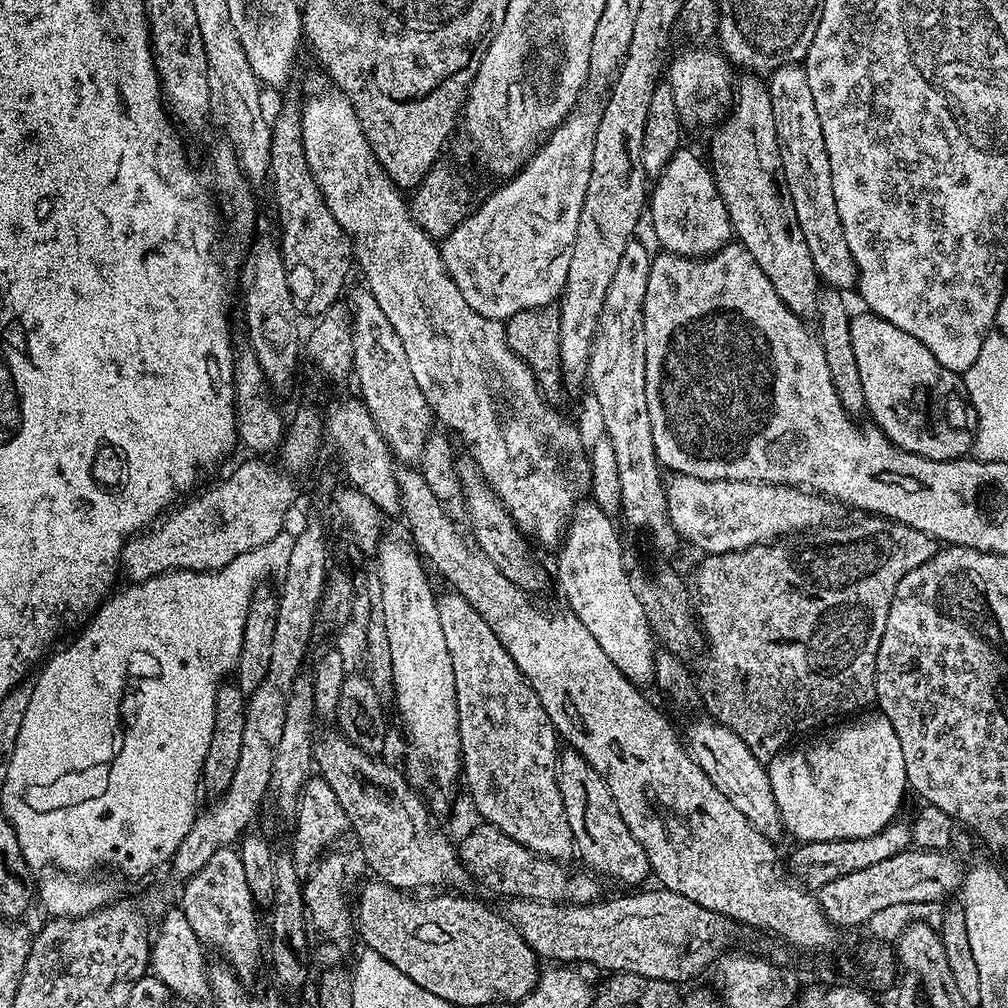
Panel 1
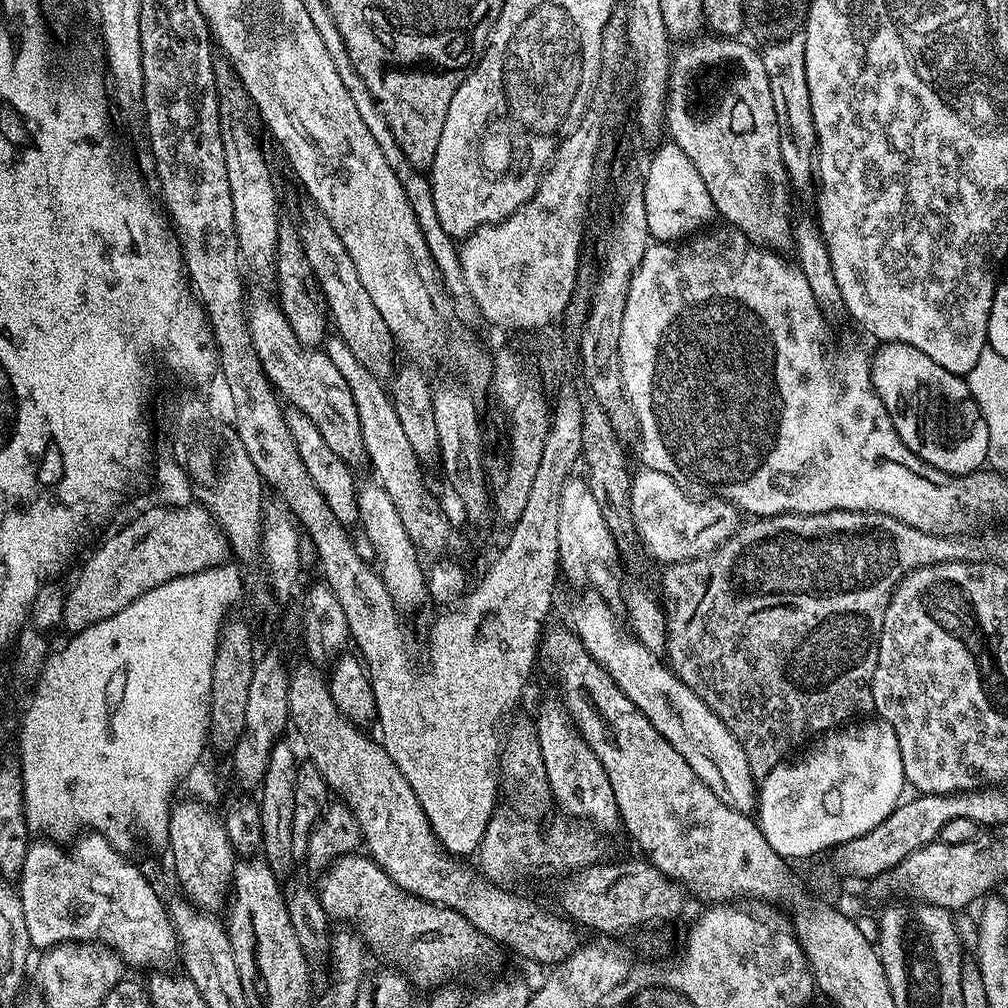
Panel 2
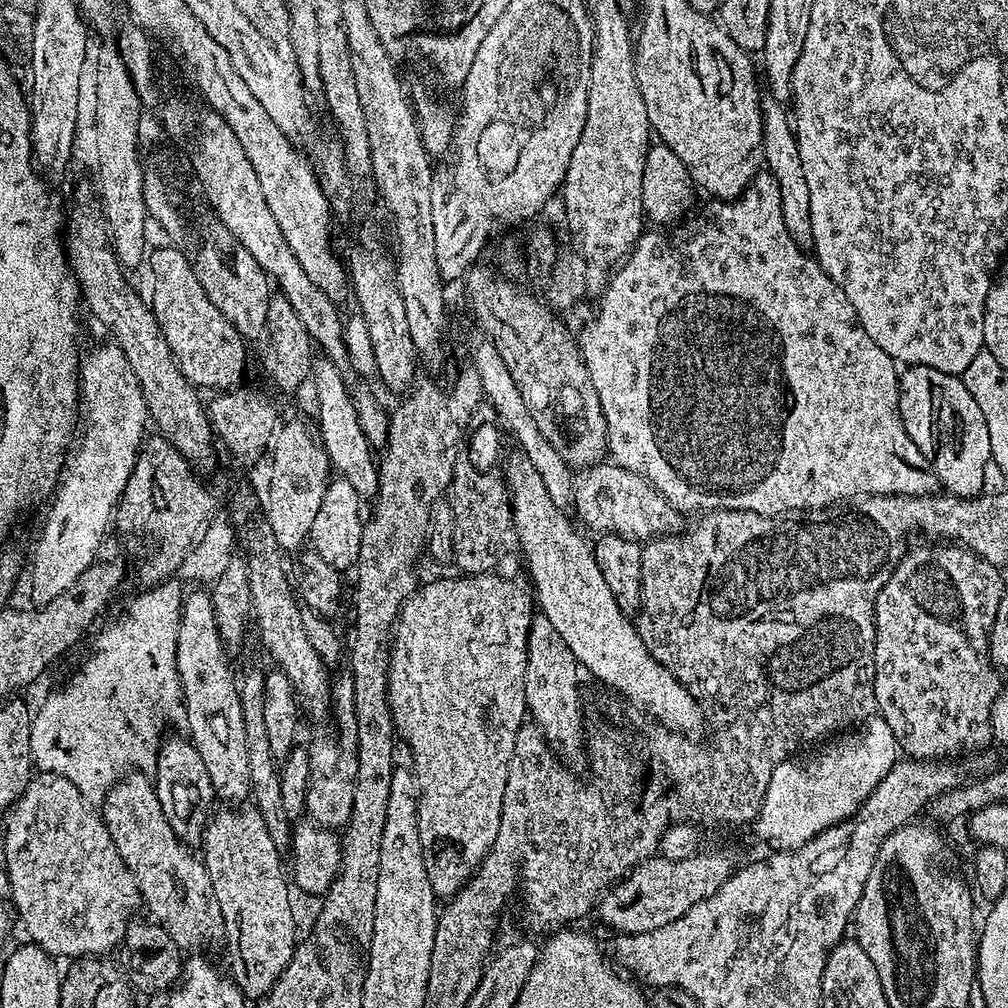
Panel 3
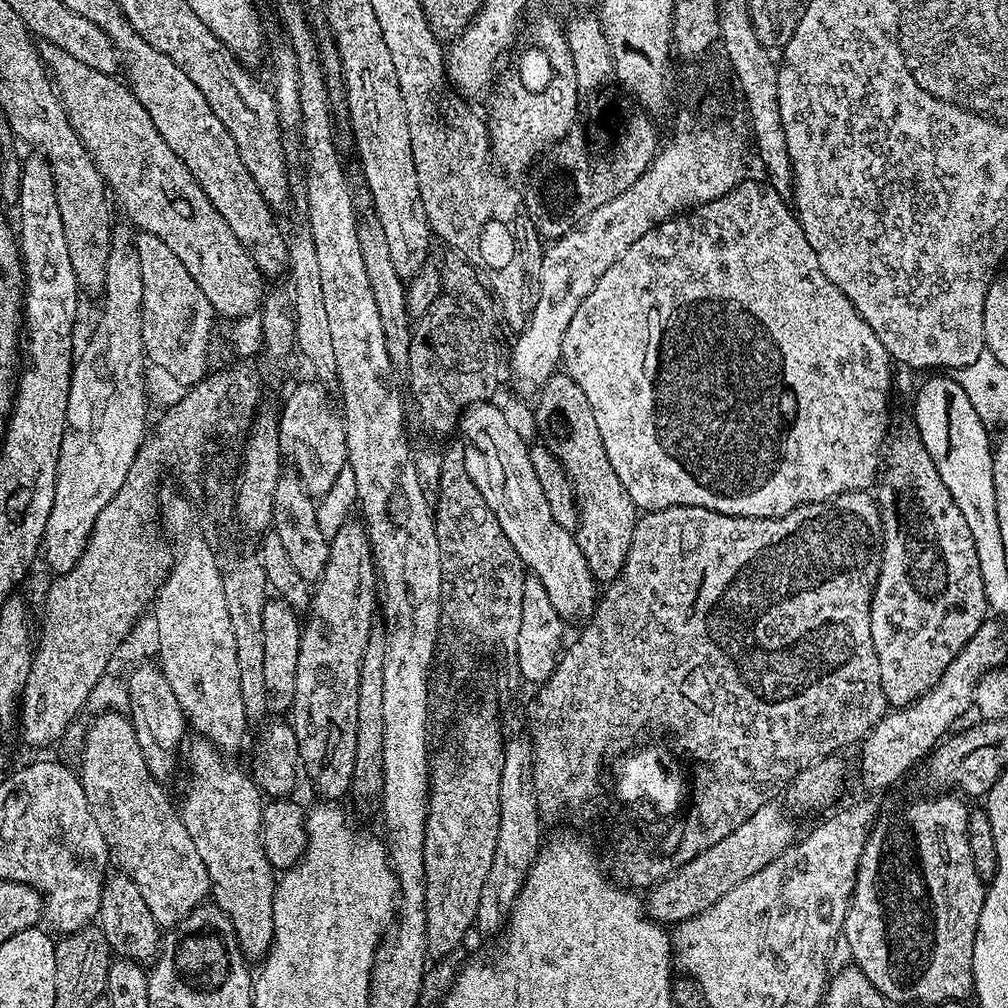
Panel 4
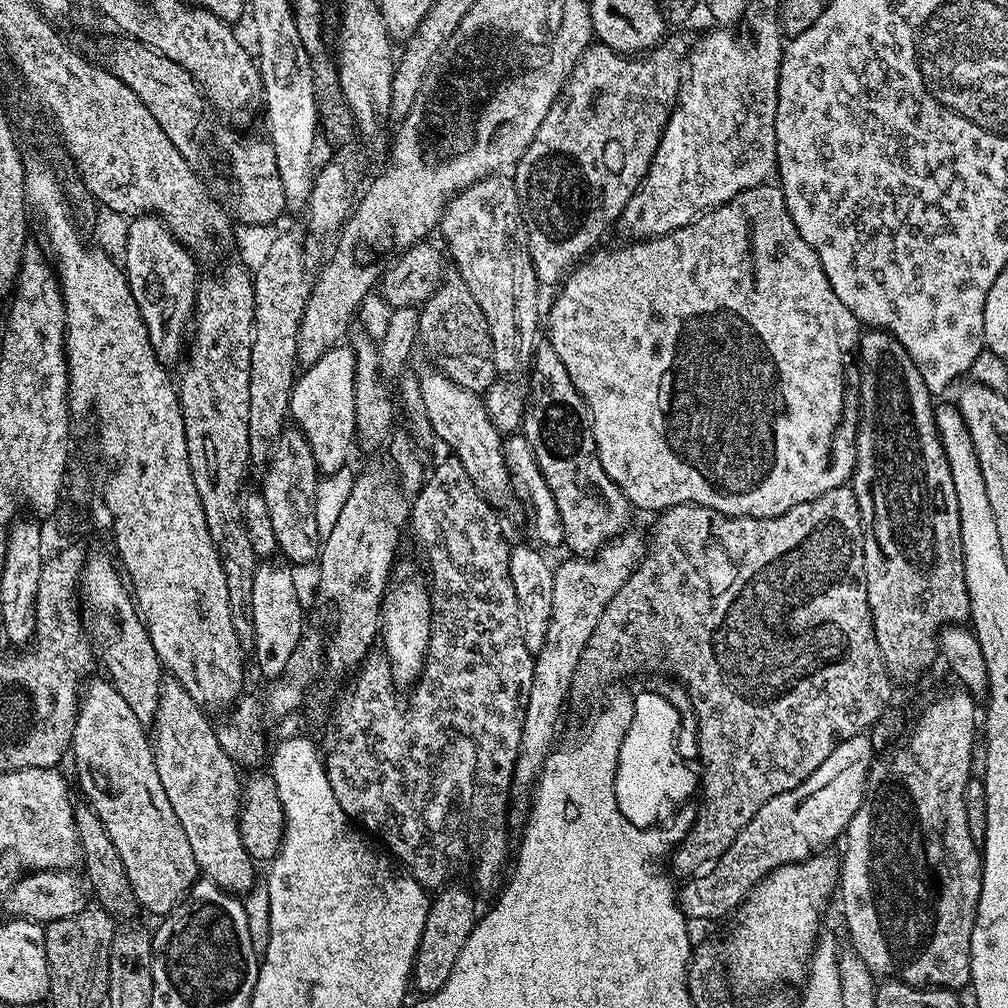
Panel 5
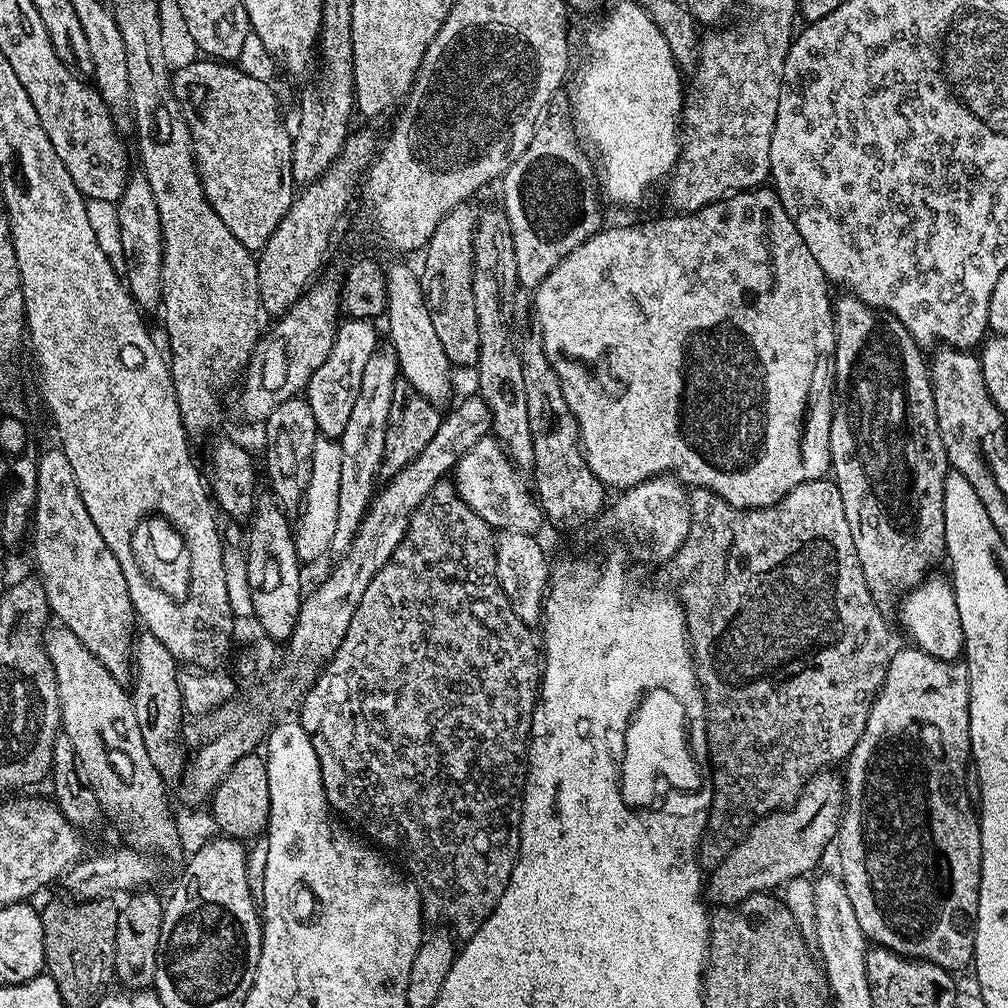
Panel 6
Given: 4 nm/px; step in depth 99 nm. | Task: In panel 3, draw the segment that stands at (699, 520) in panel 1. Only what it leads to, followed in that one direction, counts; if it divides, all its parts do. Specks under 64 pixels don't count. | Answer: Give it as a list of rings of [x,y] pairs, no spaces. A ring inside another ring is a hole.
[[[603,462],[591,468],[581,468],[573,475],[573,503],[579,523],[598,534],[624,536],[637,542],[659,538],[681,531],[681,513],[649,480],[618,467],[614,462]]]

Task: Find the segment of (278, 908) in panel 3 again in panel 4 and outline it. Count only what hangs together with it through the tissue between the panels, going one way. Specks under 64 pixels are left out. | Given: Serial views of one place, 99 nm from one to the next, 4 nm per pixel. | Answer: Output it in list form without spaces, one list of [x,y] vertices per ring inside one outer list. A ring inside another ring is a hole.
[[[196,738],[193,741],[188,748],[188,760],[186,756],[188,785],[184,788],[184,801],[179,801],[178,811],[190,838],[194,838],[194,847],[198,849],[202,862],[206,862],[211,899],[216,907],[224,911],[226,918],[230,918],[245,957],[249,961],[260,962],[272,950],[274,898],[278,883],[277,873],[270,866],[260,841],[260,823],[265,801],[262,799],[260,787],[254,783],[247,771],[239,772],[238,769],[224,764],[225,757],[217,752],[207,740]]]

